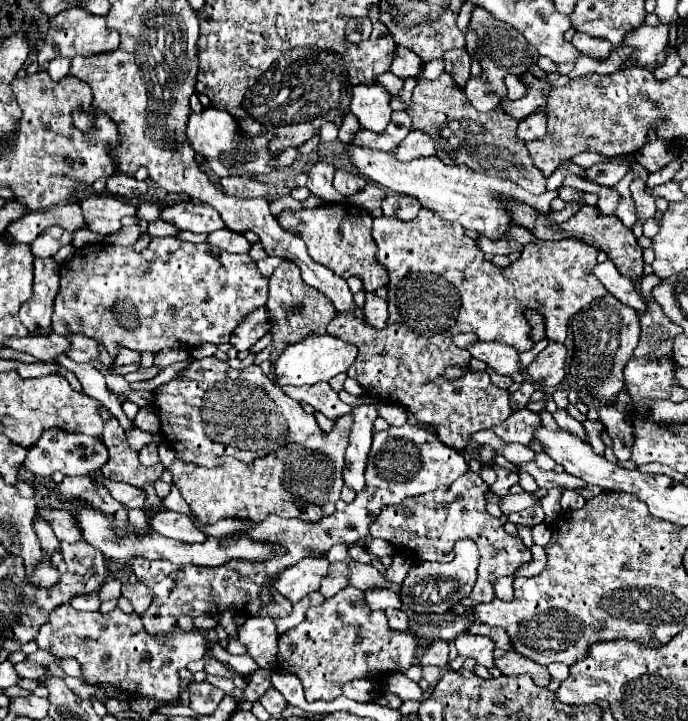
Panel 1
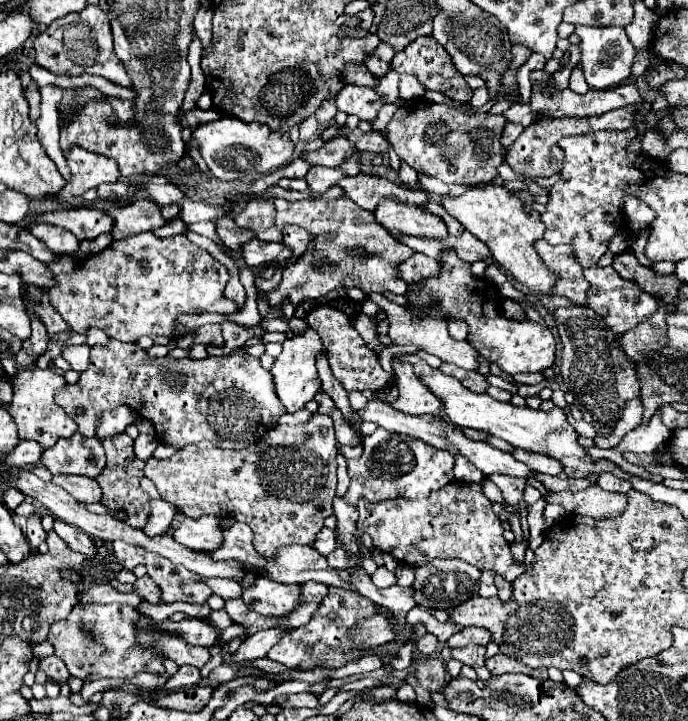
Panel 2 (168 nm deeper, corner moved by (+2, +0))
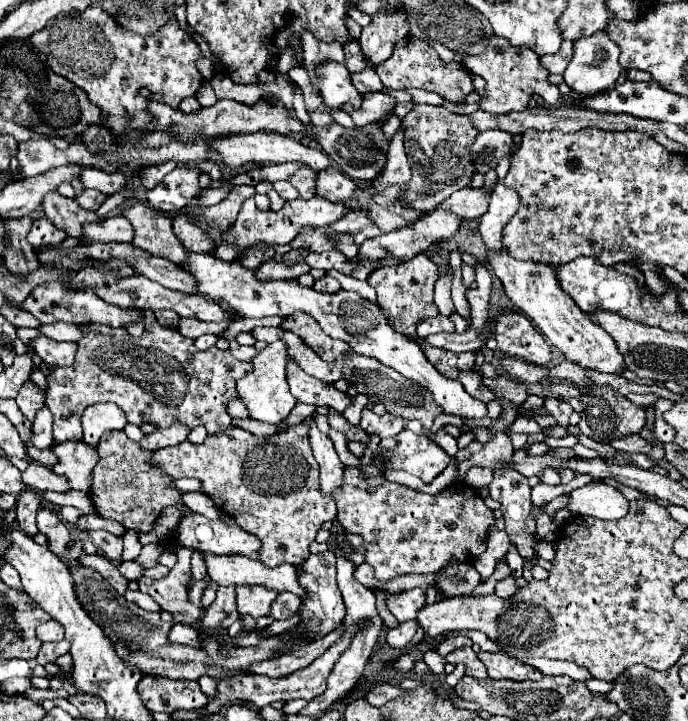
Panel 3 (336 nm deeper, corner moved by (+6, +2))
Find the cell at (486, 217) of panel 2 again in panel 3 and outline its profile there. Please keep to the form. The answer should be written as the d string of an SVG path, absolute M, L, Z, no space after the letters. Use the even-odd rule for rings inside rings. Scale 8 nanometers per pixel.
M503 247L499 251L487 249L487 261L493 267L493 273L501 279L507 297L513 305L525 313L533 325L547 337L549 345L561 349L567 361L581 365L583 369L595 369L599 373L619 373L623 367L623 355L617 351L617 345L609 333L605 333L599 325L595 325L577 305L569 299L557 281L557 269L549 263L541 261L521 261L509 255Z

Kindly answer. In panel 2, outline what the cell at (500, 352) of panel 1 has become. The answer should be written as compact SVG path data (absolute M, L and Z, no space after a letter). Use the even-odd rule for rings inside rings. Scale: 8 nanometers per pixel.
M369 295L369 299L373 303L379 305L381 311L385 311L391 327L389 327L389 337L393 339L393 343L399 343L399 345L417 345L421 347L423 351L427 353L433 353L437 355L439 359L447 361L447 363L455 363L463 369L477 369L477 349L473 349L471 343L467 341L455 341L449 333L447 333L447 323L443 319L421 319L421 317L413 317L411 311L407 311L405 307L397 305L397 303L391 303L387 301L383 295Z

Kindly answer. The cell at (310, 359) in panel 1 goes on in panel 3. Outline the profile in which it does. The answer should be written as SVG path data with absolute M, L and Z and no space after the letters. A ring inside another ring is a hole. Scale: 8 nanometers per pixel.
M275 341L275 343L267 345L263 351L259 351L259 355L253 359L253 373L249 373L249 377L243 377L237 383L239 397L247 405L249 415L253 419L279 425L289 415L289 411L297 405L297 399L289 393L287 365L289 365L287 345L283 341Z

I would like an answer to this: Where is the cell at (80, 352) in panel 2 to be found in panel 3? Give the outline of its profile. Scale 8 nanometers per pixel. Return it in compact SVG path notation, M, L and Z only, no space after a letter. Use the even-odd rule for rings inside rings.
M17 327L17 337L27 347L35 347L37 355L47 365L53 365L53 367L71 367L71 363L75 361L77 343L59 343L59 341L53 341L53 339L45 337L37 329L25 329L25 327Z

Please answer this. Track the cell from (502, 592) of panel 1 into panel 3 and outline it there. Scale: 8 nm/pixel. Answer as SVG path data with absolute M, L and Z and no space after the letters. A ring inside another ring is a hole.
M511 575L505 577L505 579L501 579L501 581L495 585L495 595L497 595L497 597L511 597L515 591L517 591L517 583L515 583L515 579L513 579Z

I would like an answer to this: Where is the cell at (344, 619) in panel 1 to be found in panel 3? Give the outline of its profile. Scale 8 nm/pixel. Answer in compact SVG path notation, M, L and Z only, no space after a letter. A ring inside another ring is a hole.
M325 551L319 555L309 555L309 559L303 565L305 565L305 573L299 577L299 583L305 589L307 597L301 601L301 607L299 607L301 621L297 623L297 627L293 631L297 637L295 647L311 643L311 641L331 633L333 629L337 629L343 623L345 613L347 613L343 597L341 597L341 589L335 581L335 553Z

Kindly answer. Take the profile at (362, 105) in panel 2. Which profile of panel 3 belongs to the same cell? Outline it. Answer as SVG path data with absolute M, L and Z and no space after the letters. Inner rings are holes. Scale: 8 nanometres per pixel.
M323 63L317 67L317 75L321 77L321 97L325 107L331 111L341 111L345 103L353 105L353 109L361 109L363 95L351 83L351 73L345 65Z

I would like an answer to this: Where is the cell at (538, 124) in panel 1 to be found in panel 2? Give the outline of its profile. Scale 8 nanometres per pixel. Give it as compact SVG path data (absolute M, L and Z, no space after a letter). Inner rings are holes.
M507 123L507 127L503 127L503 133L501 133L501 145L505 149L509 149L509 145L521 135L523 127L521 125L515 125L515 123Z

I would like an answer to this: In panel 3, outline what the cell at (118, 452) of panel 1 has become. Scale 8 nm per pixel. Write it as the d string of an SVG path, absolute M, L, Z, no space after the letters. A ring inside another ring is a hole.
M107 431L99 445L97 445L101 461L93 471L93 485L91 485L91 501L95 511L105 519L115 519L123 527L147 533L153 529L157 513L165 505L181 505L181 511L187 513L189 509L181 503L181 493L173 489L173 479L165 477L159 469L151 469L149 457L151 451L141 451L139 443L127 439L123 431Z

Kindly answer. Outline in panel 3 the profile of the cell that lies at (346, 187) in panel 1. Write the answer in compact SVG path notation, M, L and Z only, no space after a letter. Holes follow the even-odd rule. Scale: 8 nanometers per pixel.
M303 167L289 181L301 193L303 199L311 199L315 195L315 187L317 187L317 171L313 171L311 167Z

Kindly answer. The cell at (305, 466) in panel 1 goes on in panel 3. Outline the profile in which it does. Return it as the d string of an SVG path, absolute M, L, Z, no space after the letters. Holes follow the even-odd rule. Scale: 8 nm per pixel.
M311 417L267 439L241 427L229 427L225 433L205 437L201 445L183 441L173 447L163 447L153 453L151 465L173 479L199 479L203 493L215 507L261 541L259 561L263 565L301 565L309 557L309 545L315 541L321 523L333 521L337 515L335 501L321 495L319 465L309 441L313 421Z

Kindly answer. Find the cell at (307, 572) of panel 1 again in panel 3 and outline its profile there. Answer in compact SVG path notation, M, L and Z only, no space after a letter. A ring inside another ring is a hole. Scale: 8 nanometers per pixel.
M263 585L237 587L237 611L241 615L251 615L251 617L269 615L271 603L275 597L277 593L273 593Z

